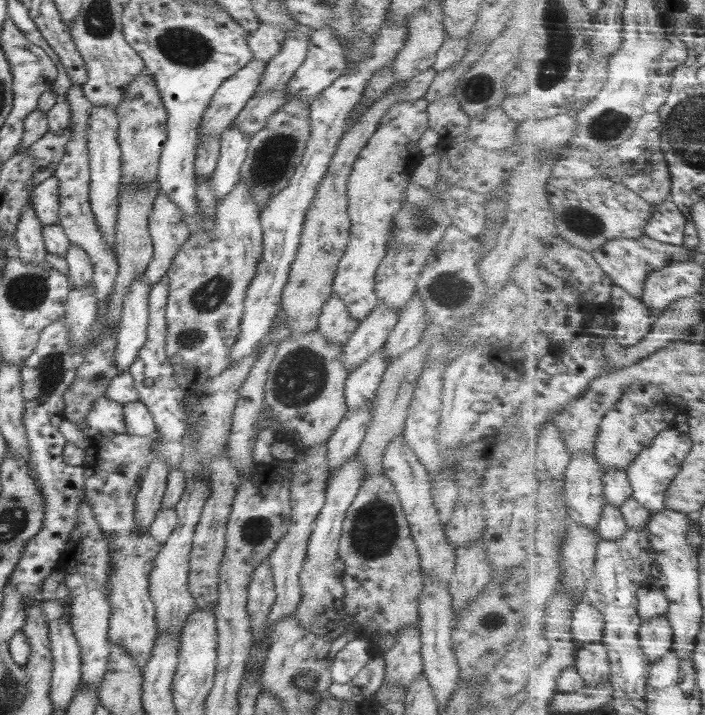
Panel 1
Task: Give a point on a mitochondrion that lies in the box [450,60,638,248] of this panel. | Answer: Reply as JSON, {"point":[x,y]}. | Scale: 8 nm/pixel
{"point":[607,127]}

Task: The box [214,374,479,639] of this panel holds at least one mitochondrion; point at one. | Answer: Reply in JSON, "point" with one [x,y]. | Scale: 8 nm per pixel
{"point":[374,530]}

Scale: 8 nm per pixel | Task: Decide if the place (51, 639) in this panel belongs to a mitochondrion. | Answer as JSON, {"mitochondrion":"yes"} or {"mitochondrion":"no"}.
{"mitochondrion":"no"}

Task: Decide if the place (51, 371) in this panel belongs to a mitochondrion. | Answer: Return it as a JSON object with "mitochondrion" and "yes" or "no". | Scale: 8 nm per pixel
{"mitochondrion":"yes"}

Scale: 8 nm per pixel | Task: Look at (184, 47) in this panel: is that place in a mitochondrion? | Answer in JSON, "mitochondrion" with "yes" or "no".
{"mitochondrion":"yes"}

